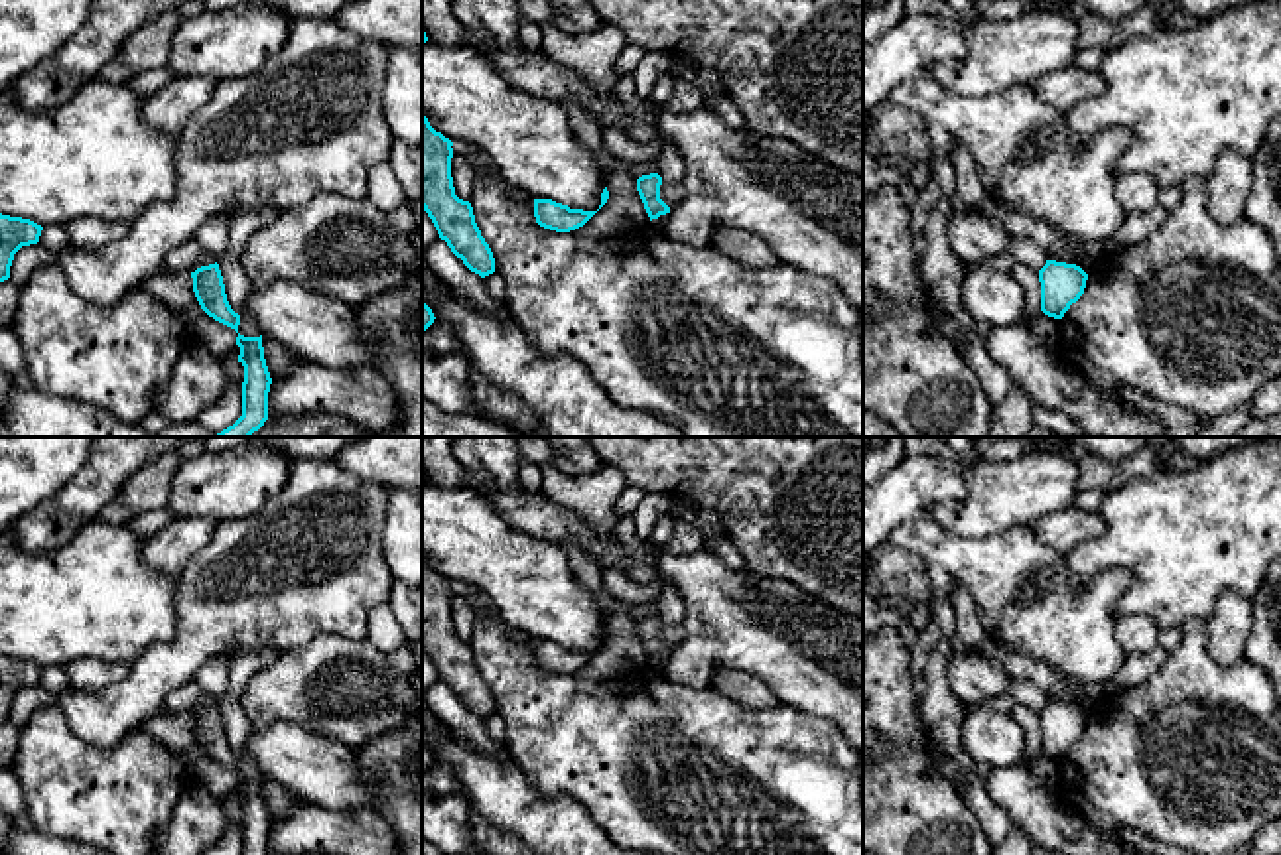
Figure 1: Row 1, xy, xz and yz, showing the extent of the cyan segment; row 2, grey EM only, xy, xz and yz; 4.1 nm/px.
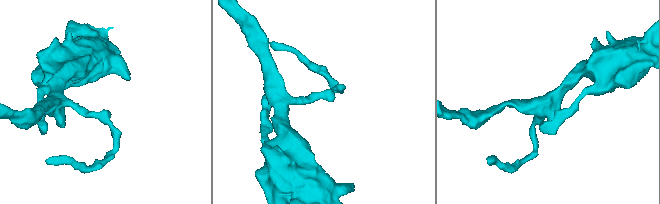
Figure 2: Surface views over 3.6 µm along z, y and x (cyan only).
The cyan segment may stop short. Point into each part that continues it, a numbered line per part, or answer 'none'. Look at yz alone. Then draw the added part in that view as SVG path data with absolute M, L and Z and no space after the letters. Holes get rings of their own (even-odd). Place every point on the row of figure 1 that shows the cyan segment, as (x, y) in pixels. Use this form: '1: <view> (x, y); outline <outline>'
none

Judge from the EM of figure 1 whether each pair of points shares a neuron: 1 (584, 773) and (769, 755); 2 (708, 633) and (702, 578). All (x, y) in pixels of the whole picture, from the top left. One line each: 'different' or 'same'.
1: same
2: same

